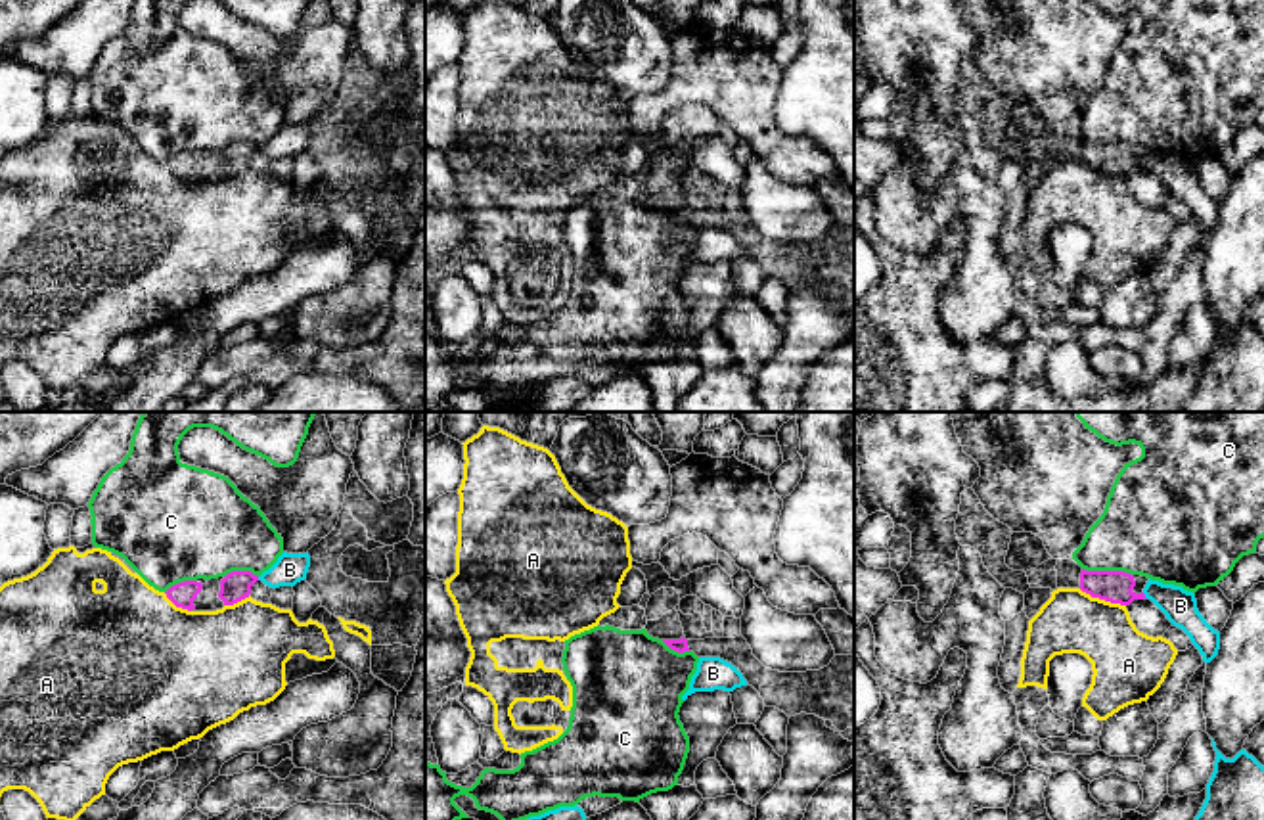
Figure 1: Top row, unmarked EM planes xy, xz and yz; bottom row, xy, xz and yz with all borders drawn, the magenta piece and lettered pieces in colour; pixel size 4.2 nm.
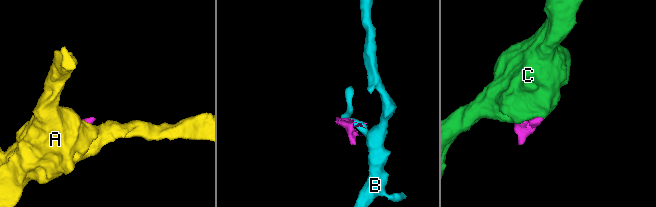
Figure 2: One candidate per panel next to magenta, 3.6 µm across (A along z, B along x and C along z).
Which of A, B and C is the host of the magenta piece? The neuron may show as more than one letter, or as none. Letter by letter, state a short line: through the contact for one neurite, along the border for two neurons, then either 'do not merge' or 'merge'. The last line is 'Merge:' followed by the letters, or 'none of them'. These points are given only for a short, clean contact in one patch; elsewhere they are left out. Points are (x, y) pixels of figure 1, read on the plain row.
A: do not merge
B: line yz (1142, 163), (1148, 169); do not merge
C: do not merge
Merge: none of them

